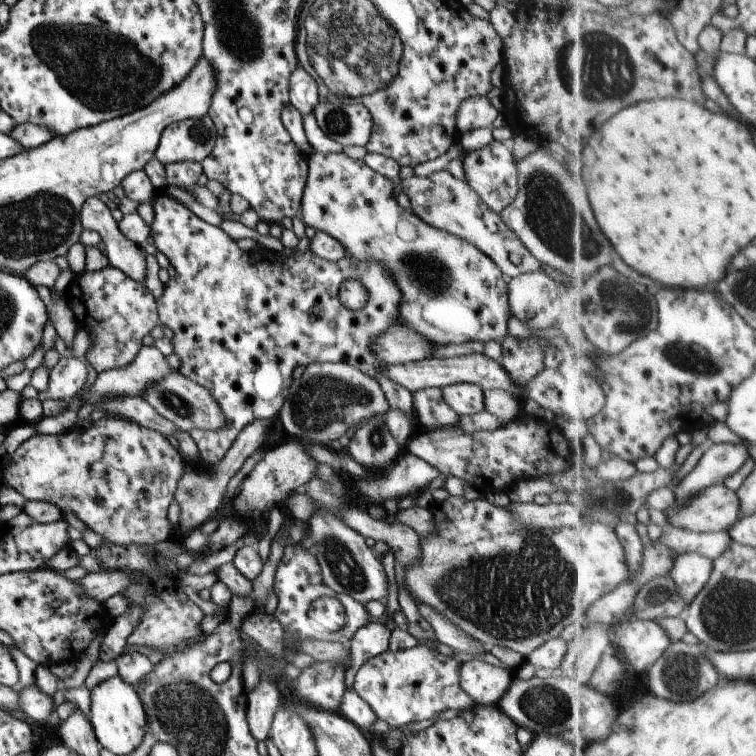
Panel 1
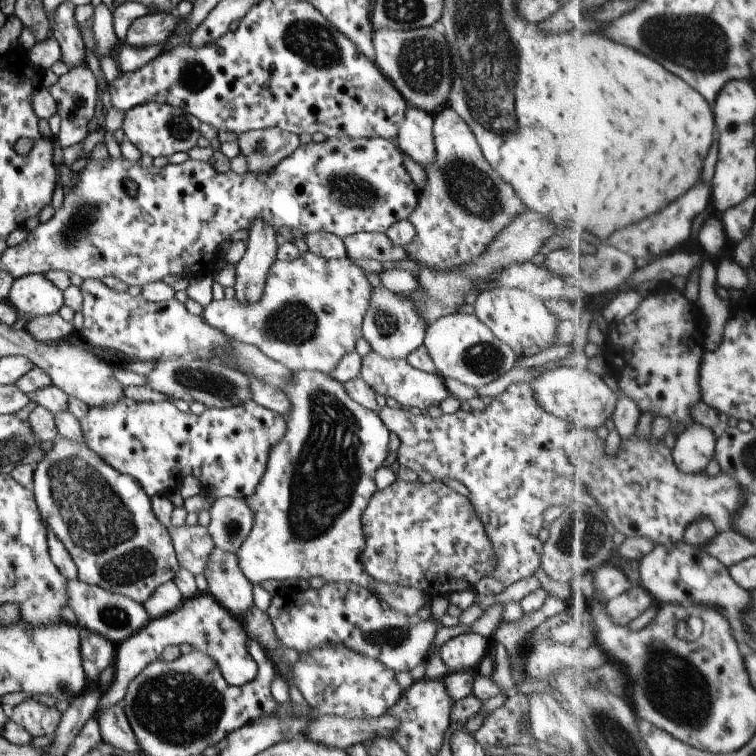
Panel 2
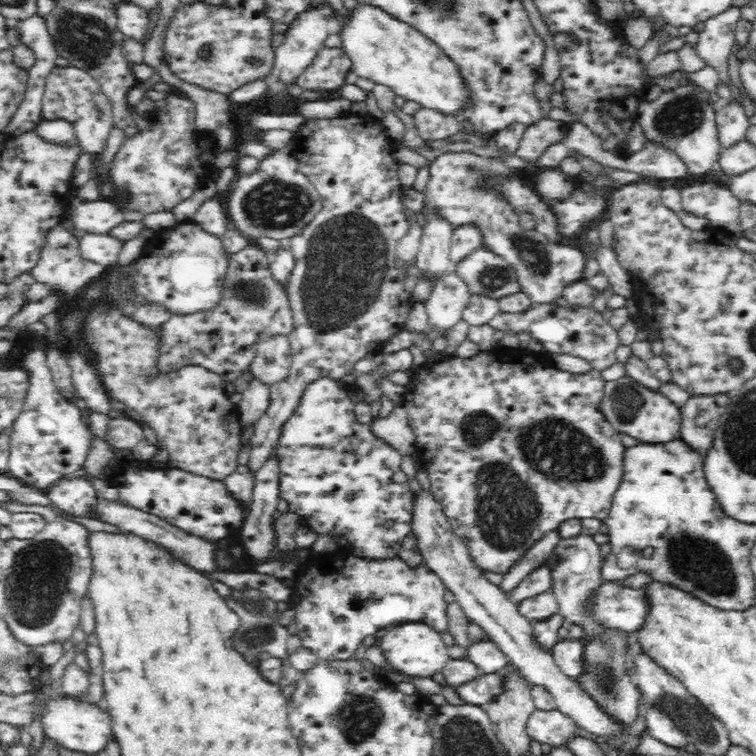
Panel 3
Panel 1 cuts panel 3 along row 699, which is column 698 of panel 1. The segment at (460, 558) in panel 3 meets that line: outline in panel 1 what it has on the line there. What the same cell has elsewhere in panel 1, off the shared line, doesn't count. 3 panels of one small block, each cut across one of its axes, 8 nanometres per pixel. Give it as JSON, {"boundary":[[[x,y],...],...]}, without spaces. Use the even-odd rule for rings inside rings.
{"boundary":[[[698,552],[681,554],[678,558],[672,576],[678,583],[680,596],[684,596],[689,605],[694,604],[694,600],[710,584],[714,567],[715,560],[710,560]]]}

